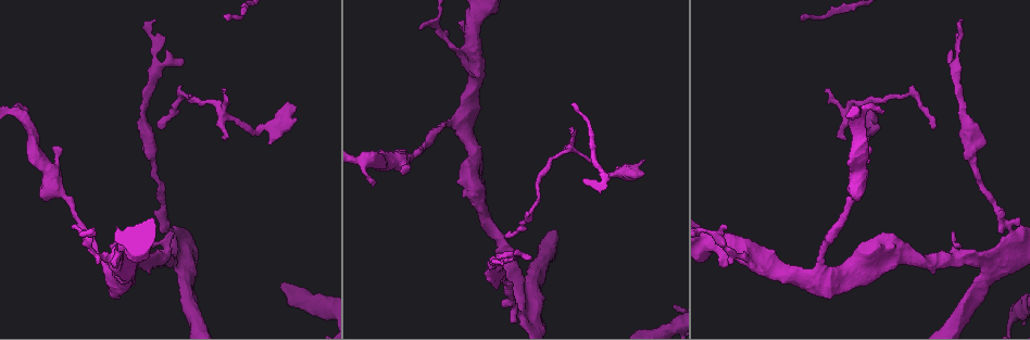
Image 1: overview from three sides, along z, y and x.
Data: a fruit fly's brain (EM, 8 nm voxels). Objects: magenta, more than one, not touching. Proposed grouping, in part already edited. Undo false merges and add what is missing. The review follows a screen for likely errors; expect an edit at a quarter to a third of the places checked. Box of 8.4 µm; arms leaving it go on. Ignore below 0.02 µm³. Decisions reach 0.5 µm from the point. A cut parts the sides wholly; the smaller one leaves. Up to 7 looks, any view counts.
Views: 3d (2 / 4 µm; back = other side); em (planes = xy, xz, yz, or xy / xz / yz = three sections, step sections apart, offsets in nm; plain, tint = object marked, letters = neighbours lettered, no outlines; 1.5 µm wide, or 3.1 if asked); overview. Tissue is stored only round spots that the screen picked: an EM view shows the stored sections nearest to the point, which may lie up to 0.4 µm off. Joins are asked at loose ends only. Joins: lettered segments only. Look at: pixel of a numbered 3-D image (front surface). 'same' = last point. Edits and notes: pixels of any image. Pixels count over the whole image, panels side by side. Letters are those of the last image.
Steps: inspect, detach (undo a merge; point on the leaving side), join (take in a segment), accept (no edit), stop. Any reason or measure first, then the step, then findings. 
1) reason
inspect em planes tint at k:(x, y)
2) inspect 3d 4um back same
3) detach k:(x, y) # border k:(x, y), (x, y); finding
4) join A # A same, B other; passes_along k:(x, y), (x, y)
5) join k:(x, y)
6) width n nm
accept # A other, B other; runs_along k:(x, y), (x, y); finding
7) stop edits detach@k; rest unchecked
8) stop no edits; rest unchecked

an open end
inspect em planes letters at 1:(373, 185)

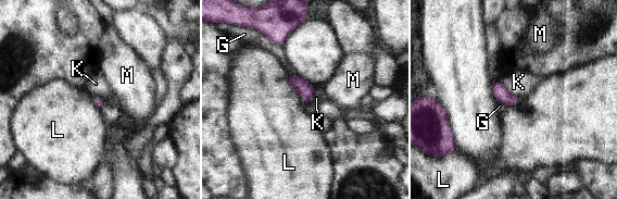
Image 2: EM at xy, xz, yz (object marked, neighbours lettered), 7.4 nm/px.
accept # G other, K other, L other, M other; border 2:(499, 82), (511, 94), (518, 97); none of them fits

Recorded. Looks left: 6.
free end
inspect 3d 2um at 1:(935, 125)

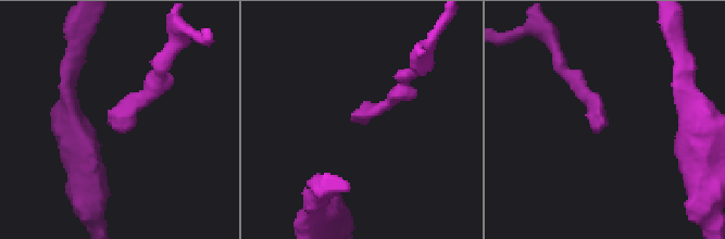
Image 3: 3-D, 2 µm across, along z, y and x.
shape alone is not enough
inspect em xz step 4 plain at 3:(109, 123)

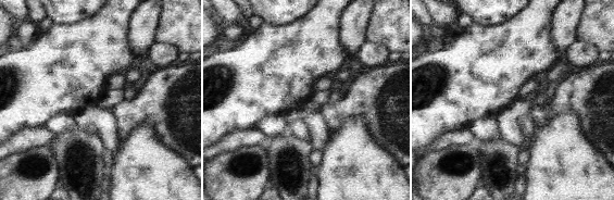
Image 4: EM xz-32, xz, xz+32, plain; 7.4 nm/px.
see the neighbours
inspect em xz step 4 letters same

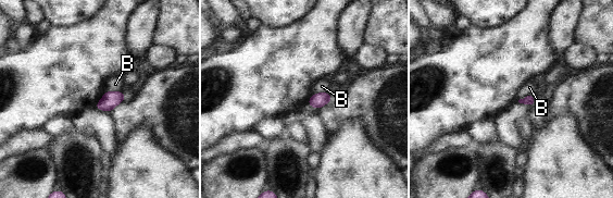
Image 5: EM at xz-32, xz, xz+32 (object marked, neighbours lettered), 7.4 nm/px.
accept # B other; border 5:(326, 91), (313, 94); no lettered segment goes on from it

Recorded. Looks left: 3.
thin end
inspect 3d 2um at 1:(573, 128)

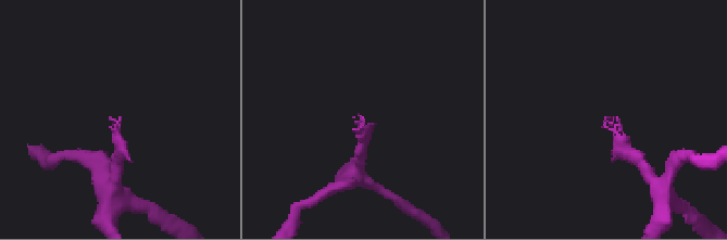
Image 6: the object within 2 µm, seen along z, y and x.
now the EM
inspect em planes plain at 6:(361, 119)

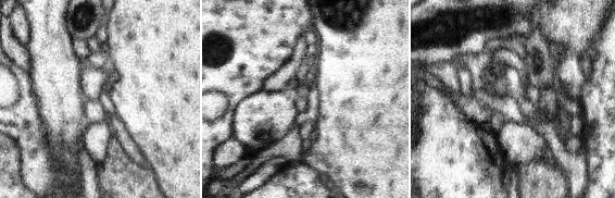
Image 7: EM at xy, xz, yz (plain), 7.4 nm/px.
what lies round it
inspect em planes letters same

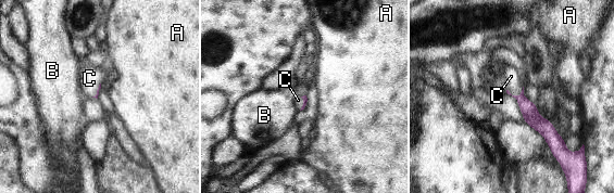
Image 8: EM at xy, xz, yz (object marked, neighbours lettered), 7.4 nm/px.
join C # A other, B other, C same; passes_along 8:(528, 110), (516, 95), (511, 76); the cell continues

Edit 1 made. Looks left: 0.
stop edits join@8; rest unchecked

